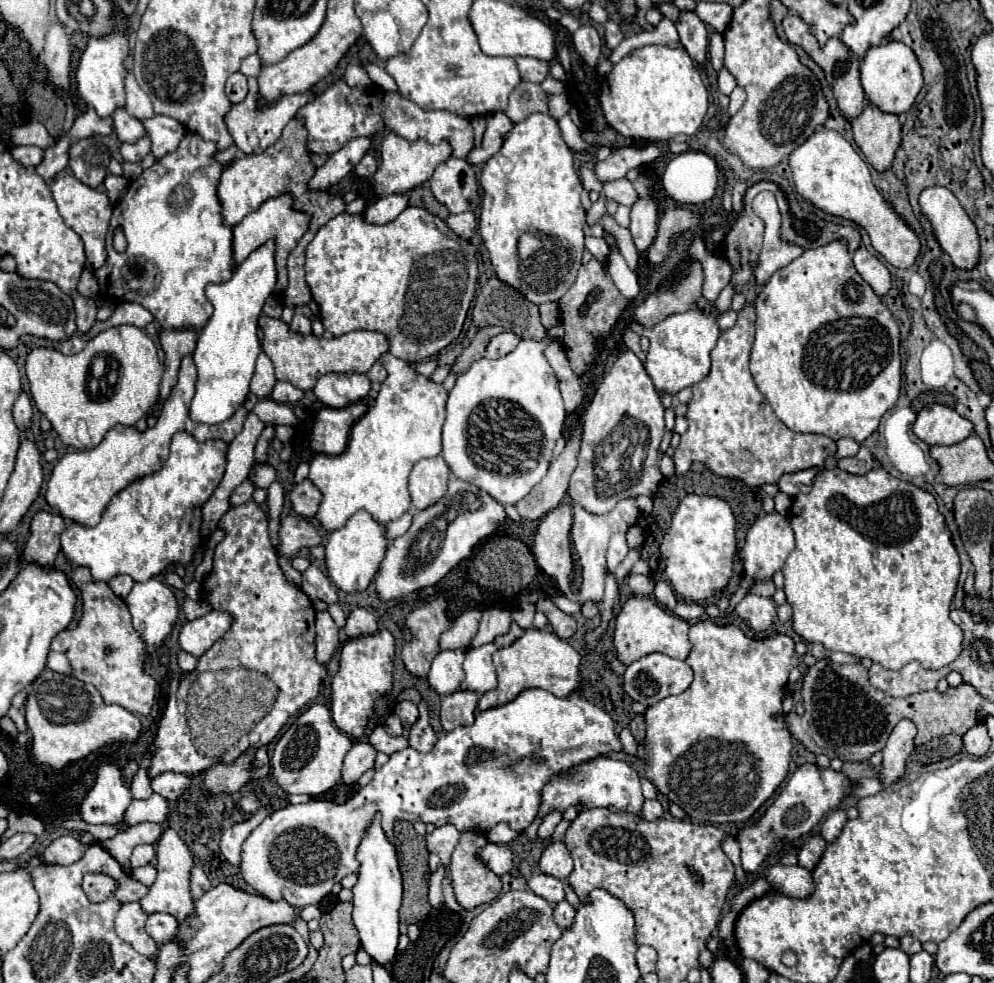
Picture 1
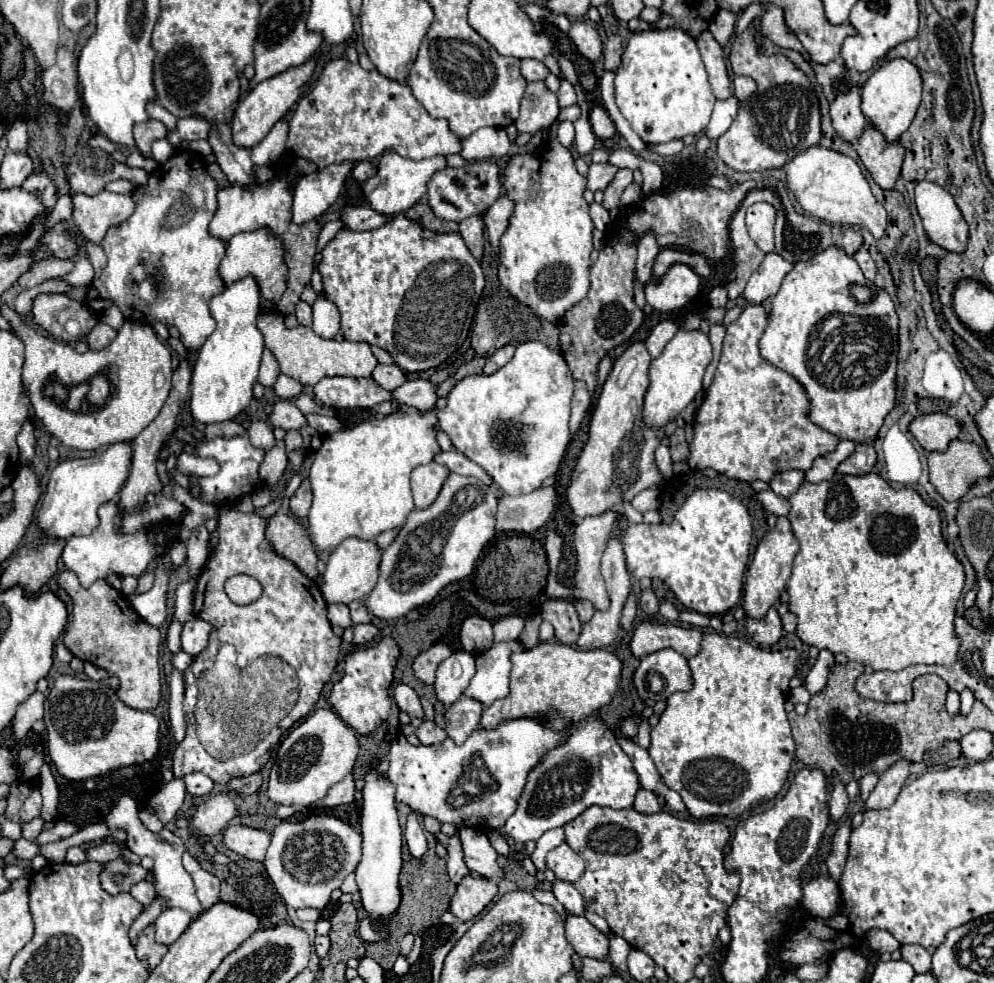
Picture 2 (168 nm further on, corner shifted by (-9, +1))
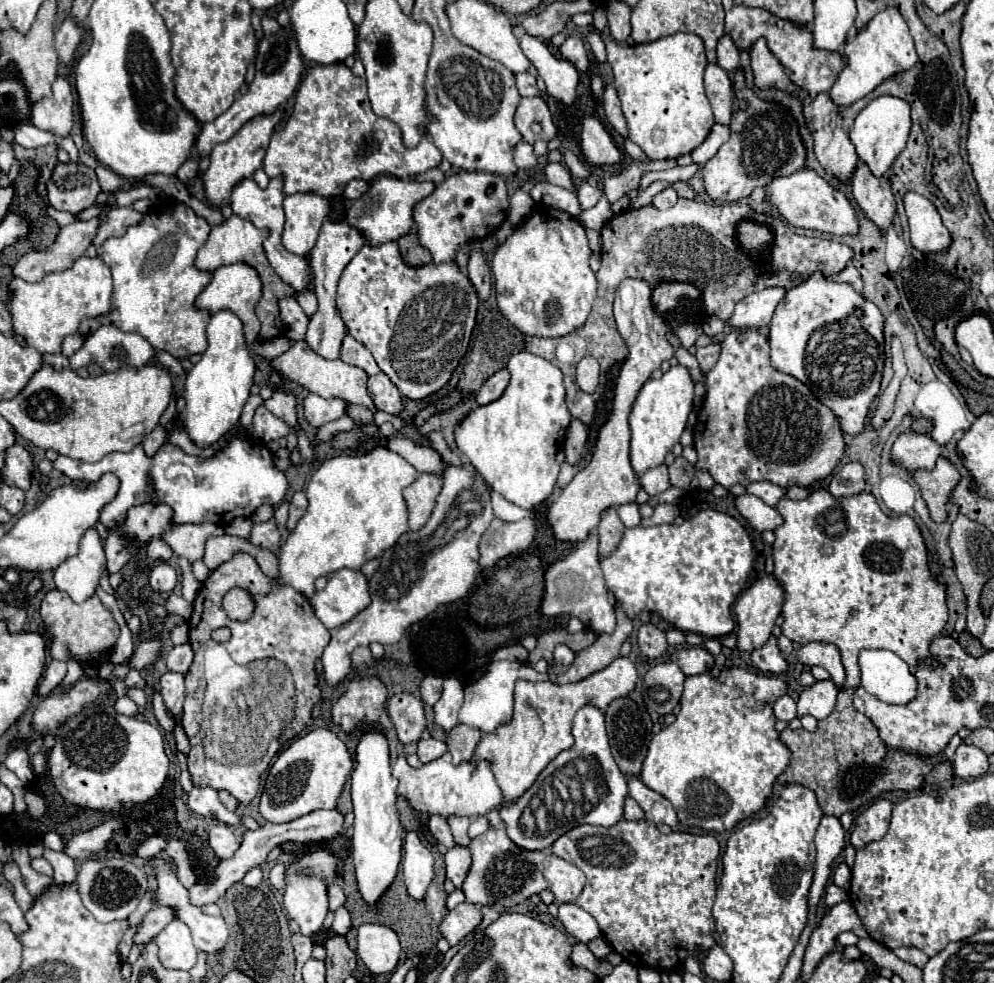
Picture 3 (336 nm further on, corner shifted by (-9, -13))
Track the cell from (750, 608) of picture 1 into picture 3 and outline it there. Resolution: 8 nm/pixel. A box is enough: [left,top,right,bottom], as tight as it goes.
[752,636,788,676]

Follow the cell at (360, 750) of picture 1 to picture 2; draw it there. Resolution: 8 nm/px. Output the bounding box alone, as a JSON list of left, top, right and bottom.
[318,774,356,808]

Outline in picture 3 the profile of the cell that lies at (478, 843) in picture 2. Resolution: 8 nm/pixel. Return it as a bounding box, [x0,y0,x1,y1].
[444,846,470,888]

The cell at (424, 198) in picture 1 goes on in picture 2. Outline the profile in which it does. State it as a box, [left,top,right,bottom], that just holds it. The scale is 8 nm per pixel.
[404,200,458,232]

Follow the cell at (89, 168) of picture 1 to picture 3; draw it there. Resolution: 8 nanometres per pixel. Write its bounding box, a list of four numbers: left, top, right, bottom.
[46,162,100,214]

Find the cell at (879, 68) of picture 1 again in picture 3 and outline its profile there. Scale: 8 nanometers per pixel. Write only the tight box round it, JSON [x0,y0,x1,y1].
[850,96,910,176]

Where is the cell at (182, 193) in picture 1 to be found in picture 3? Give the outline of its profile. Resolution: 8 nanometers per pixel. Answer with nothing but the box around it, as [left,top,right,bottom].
[80,204,212,358]

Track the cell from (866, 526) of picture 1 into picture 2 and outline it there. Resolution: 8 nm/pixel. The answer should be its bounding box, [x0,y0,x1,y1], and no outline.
[786,472,964,672]

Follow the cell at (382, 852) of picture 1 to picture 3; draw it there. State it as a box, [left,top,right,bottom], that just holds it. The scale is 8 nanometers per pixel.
[352,730,404,904]

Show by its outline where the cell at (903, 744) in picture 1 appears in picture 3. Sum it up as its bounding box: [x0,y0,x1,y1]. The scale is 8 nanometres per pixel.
[850,800,892,850]

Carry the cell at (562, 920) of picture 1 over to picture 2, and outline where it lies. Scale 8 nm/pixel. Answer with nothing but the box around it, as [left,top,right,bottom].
[566,914,606,960]

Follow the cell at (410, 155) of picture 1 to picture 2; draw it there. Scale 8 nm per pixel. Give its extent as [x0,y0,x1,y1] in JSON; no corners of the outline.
[364,150,446,216]

